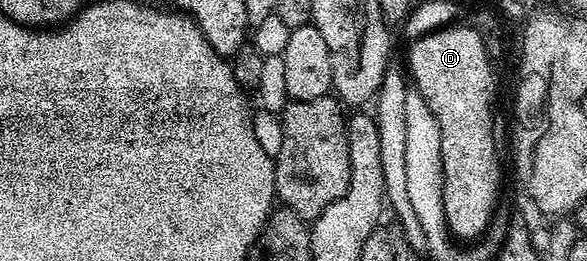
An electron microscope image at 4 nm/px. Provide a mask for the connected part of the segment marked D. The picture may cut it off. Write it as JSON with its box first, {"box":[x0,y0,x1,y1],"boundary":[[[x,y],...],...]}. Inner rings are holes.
{"box":[406,25,500,241],"boundary":[[[463,25],[443,26],[439,30],[429,30],[427,34],[413,41],[408,51],[406,71],[415,90],[422,93],[434,117],[438,117],[438,125],[442,129],[444,222],[455,238],[457,235],[460,239],[475,241],[484,234],[492,220],[498,206],[496,198],[500,195],[500,155],[496,152],[496,131],[492,128],[494,96],[488,91],[488,63],[484,63],[480,39],[476,39],[476,35]]]}

